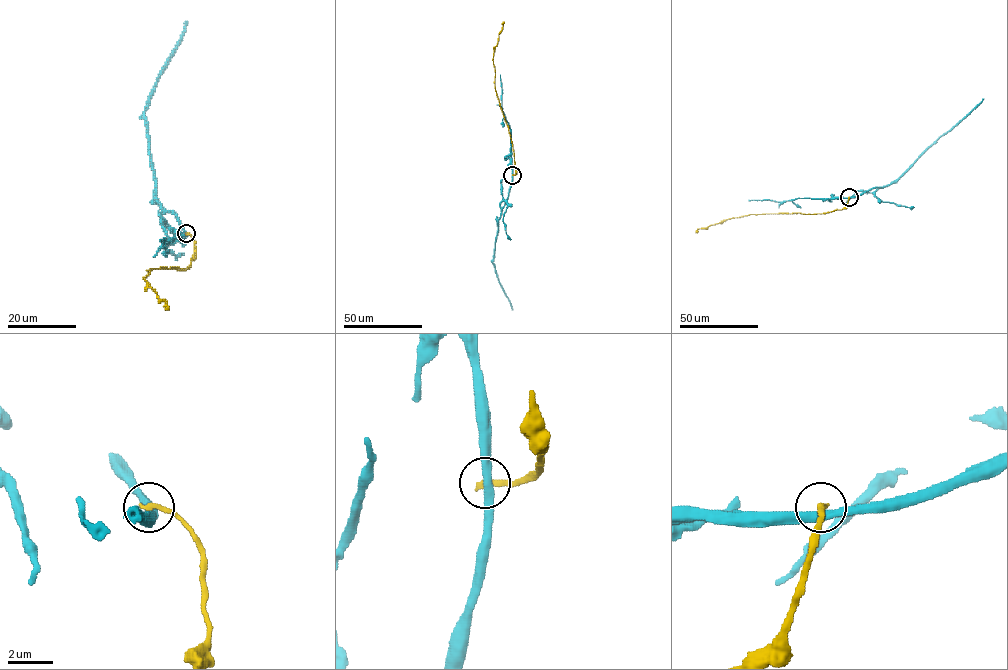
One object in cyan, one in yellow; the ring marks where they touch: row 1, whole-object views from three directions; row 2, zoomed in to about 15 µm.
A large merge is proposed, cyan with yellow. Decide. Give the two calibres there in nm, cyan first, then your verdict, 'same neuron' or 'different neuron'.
380/280 nm | different neuron

